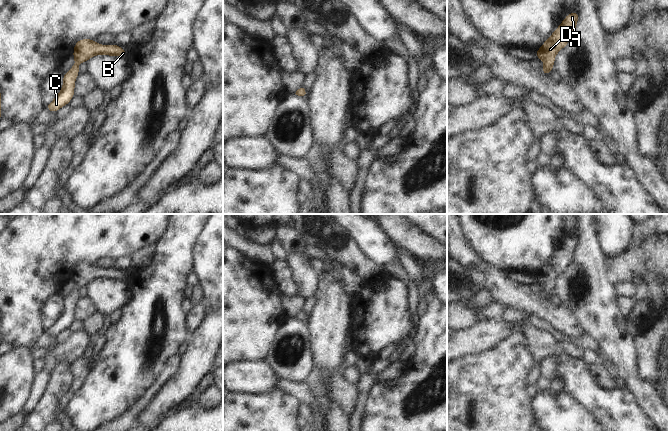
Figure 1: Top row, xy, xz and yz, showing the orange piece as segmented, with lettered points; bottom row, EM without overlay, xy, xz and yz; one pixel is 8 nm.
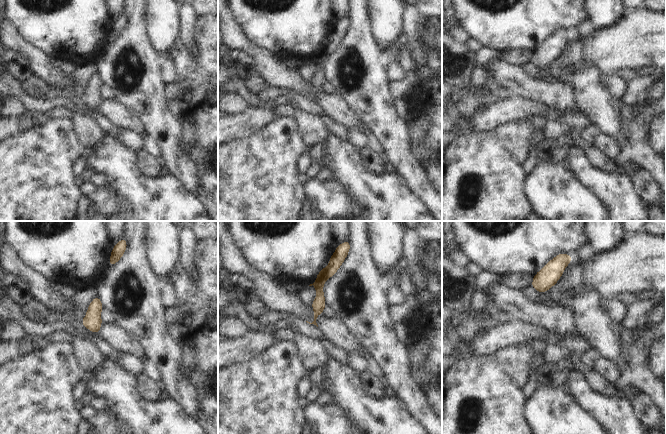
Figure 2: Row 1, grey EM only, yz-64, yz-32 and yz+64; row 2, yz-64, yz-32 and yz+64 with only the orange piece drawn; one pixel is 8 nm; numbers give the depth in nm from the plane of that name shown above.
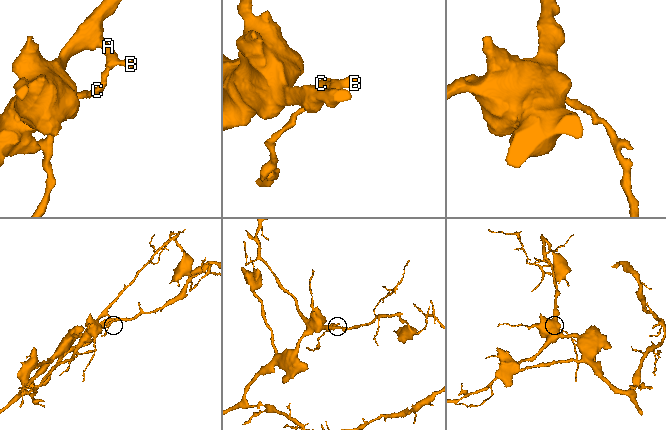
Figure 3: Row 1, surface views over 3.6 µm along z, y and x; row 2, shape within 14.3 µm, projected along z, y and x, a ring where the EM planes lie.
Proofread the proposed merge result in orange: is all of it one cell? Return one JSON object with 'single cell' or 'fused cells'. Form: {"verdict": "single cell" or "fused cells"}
{"verdict": "single cell"}

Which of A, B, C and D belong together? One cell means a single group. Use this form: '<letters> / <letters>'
A B C D

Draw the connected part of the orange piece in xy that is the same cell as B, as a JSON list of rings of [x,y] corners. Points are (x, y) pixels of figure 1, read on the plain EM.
[[[94,263],[78,264],[75,267],[73,275],[73,282],[76,287],[69,295],[64,297],[62,313],[51,327],[45,329],[45,332],[47,332],[50,336],[56,337],[60,332],[69,328],[75,319],[75,304],[79,299],[79,288],[81,286],[87,286],[95,279],[108,279],[125,282],[127,276],[122,271],[115,268],[101,269],[96,267]]]

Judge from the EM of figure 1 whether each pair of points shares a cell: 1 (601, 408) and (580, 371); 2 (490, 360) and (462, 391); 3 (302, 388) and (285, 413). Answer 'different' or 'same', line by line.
1: same
2: same
3: different

